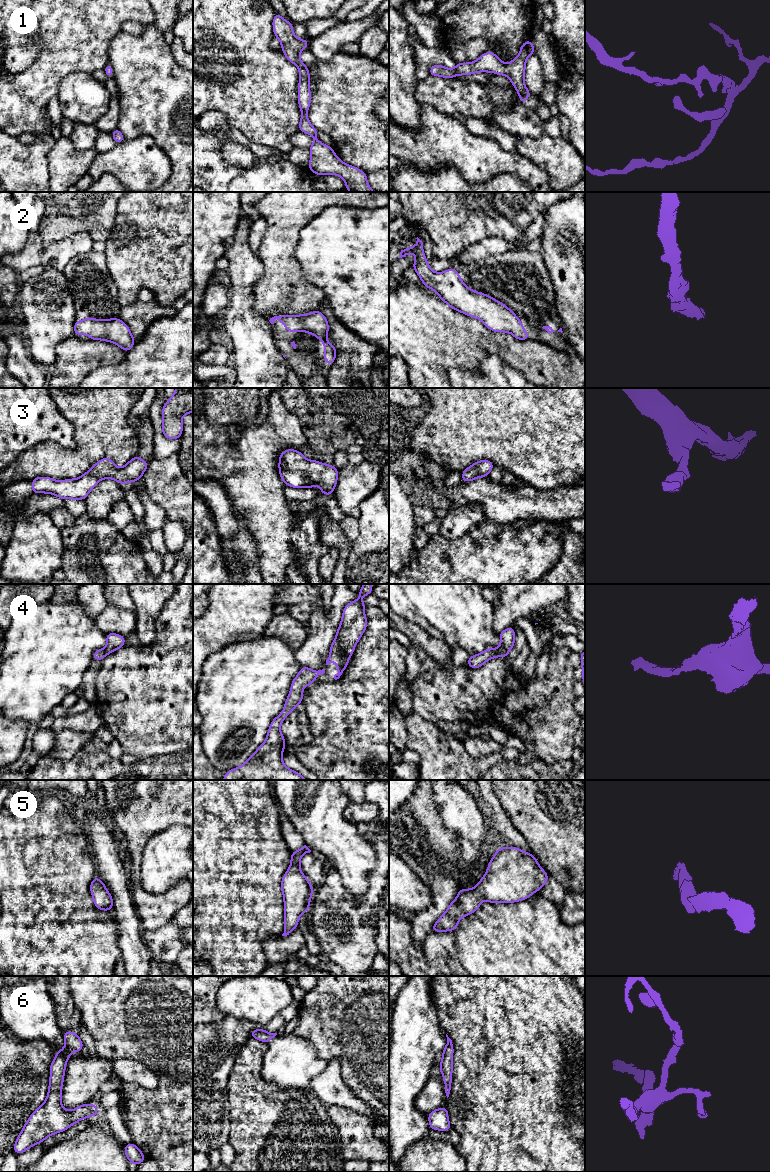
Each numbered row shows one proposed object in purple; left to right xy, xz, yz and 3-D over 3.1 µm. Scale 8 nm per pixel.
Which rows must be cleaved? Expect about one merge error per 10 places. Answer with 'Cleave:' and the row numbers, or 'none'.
Cleave: none

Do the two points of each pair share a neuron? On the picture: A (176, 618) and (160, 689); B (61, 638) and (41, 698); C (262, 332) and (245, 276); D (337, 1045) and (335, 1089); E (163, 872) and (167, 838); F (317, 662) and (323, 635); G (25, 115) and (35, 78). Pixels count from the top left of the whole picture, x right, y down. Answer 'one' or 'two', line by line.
A: one
B: one
C: one
D: two
E: one
F: one
G: one

